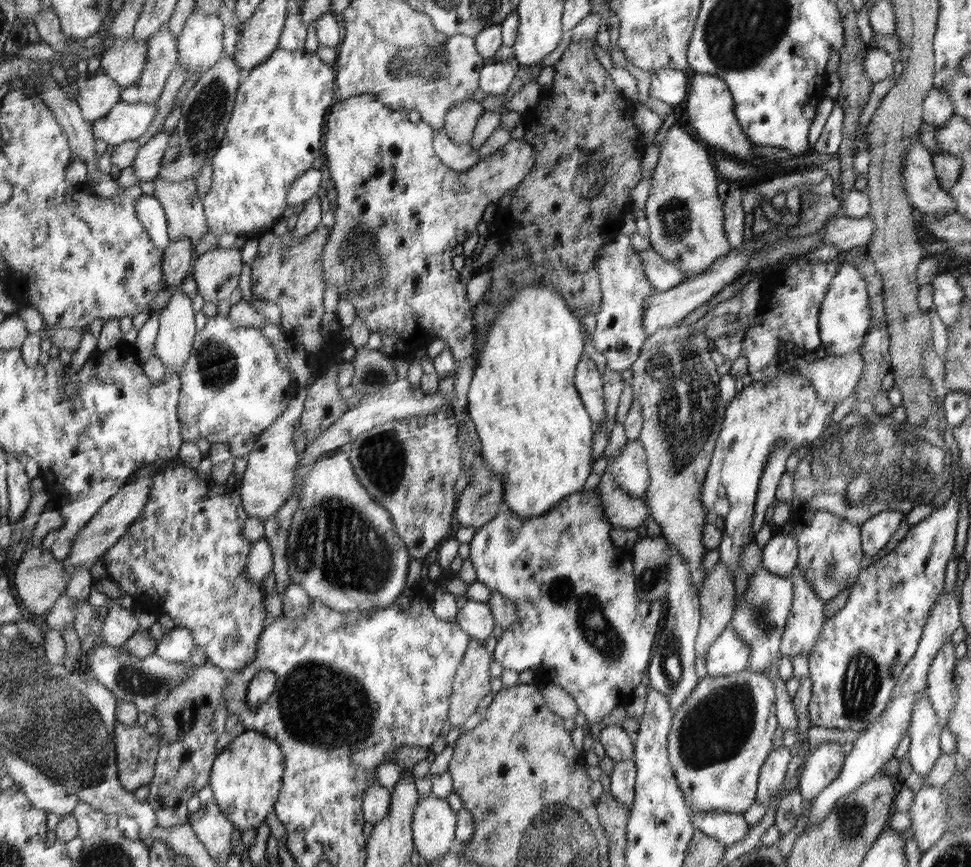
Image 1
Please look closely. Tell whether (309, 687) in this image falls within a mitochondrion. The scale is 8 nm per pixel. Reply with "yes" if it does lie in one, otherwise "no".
yes

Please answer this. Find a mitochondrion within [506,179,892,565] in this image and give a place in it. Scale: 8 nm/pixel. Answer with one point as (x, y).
(686, 409)

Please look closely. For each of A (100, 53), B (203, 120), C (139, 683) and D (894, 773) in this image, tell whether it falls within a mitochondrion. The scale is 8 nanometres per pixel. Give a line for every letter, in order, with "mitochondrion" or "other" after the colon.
A: other
B: mitochondrion
C: mitochondrion
D: other

